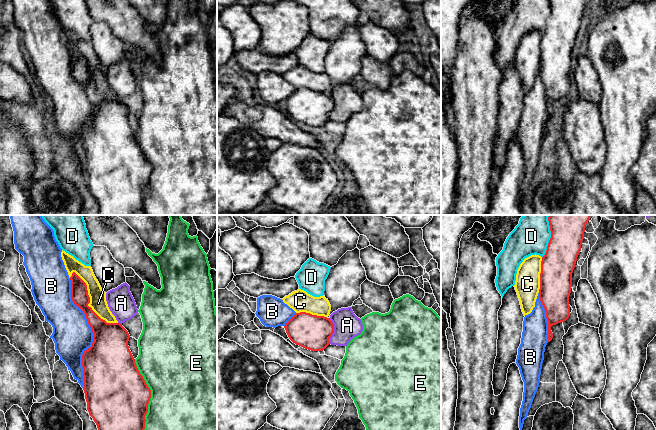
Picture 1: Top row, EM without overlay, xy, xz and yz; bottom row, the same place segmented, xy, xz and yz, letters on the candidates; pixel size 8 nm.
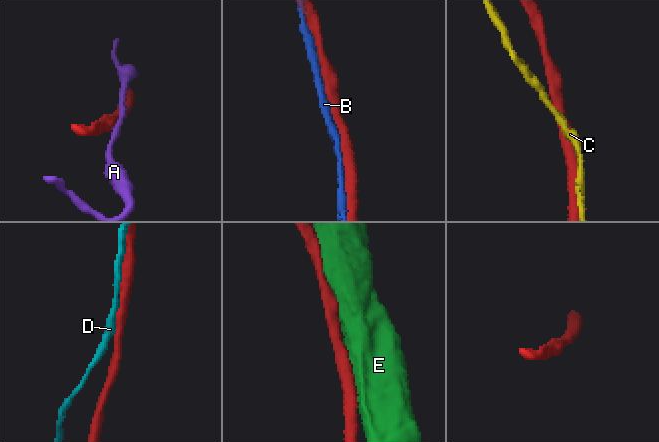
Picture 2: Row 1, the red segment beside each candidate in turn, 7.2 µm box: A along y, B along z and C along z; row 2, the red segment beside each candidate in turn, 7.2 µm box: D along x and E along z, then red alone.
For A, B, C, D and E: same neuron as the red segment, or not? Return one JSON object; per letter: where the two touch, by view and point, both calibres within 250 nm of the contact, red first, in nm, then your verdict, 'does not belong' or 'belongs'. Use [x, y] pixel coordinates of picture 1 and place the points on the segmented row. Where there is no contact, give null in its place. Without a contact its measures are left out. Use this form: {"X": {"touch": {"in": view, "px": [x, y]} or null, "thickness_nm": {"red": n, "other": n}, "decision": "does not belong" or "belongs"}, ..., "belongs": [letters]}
{"A": {"touch": {"in": "xz", "px": [333, 331]}, "thickness_nm": {"red": 280, "other": 220}, "decision": "does not belong"}, "B": {"touch": {"in": "xy", "px": [93, 333]}, "thickness_nm": {"red": 360, "other": 320}, "decision": "belongs"}, "C": {"touch": {"in": "xy", "px": [89, 302]}, "thickness_nm": {"red": 150, "other": 140}, "decision": "does not belong"}, "D": {"touch": {"in": "yz", "px": [551, 236]}, "thickness_nm": {"red": 320, "other": 300}, "decision": "does not belong"}, "E": {"touch": {"in": "xy", "px": [150, 394]}, "thickness_nm": {"red": 480, "other": 500}, "decision": "does not belong"}, "belongs": ["B"]}

